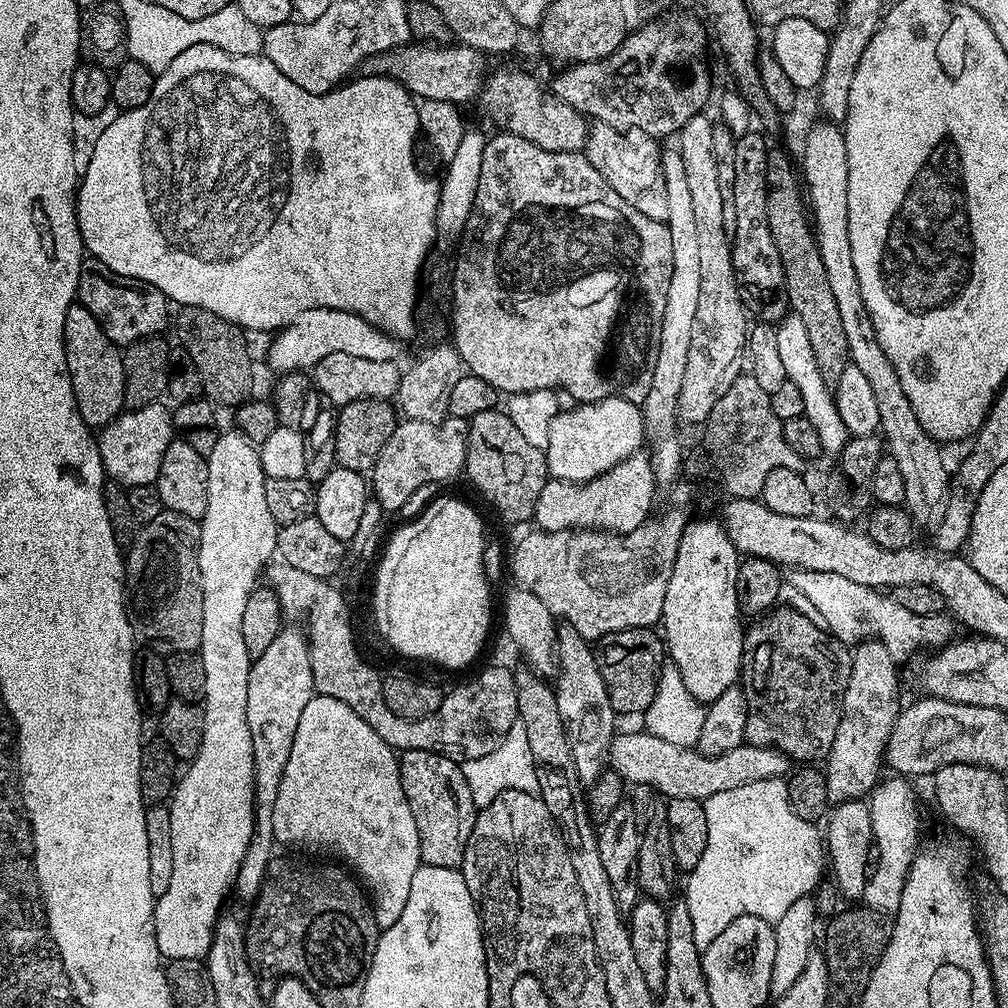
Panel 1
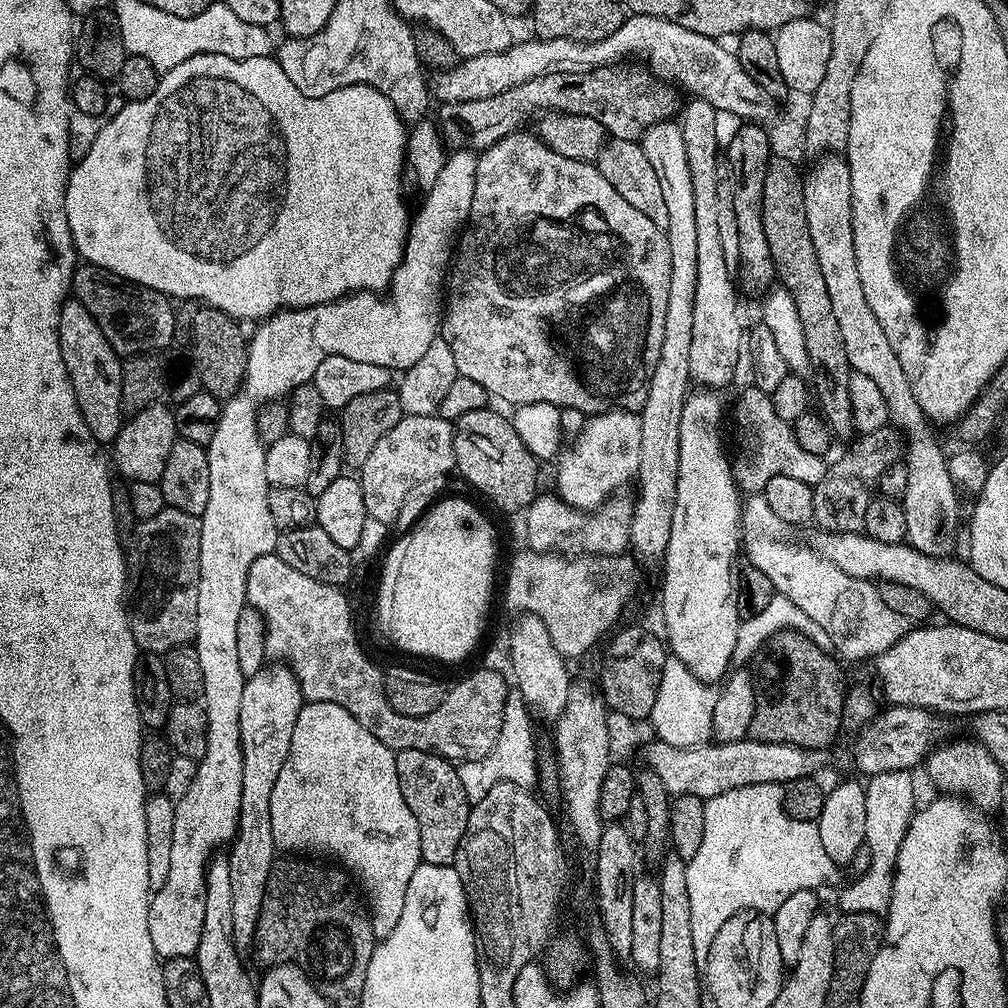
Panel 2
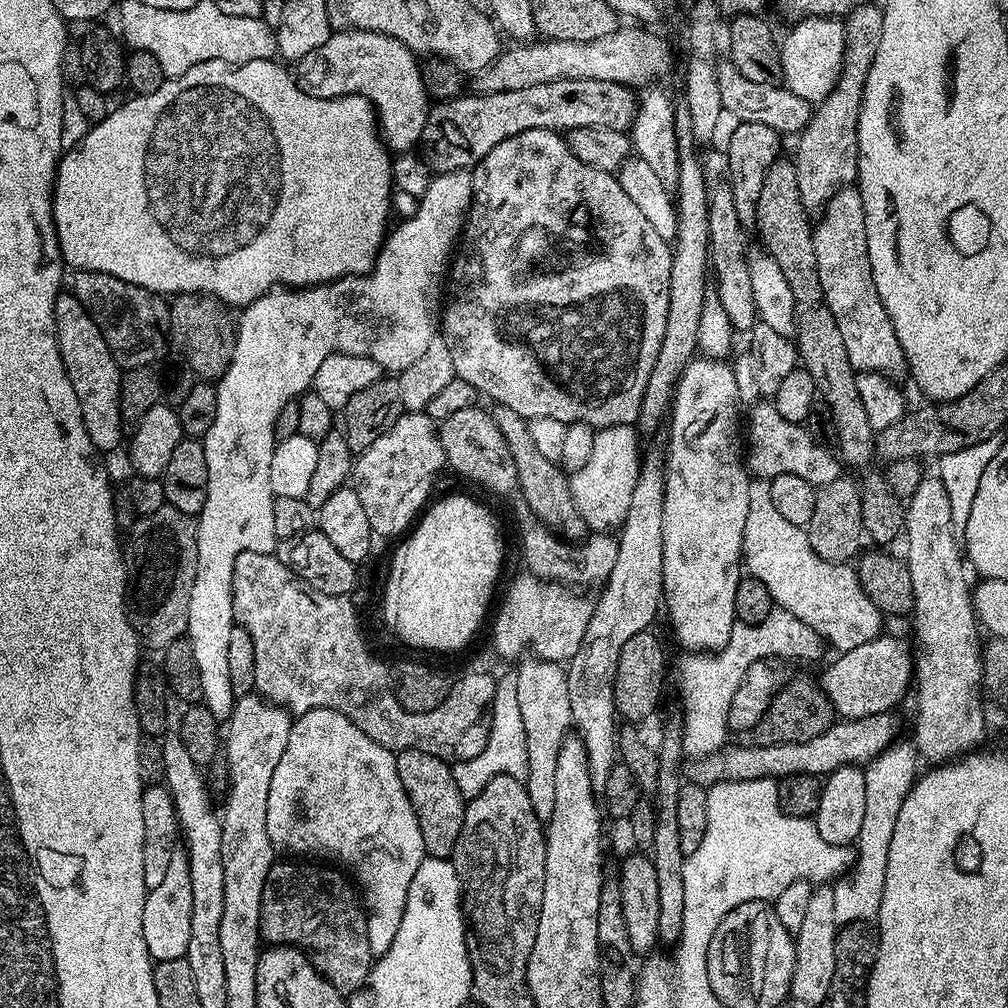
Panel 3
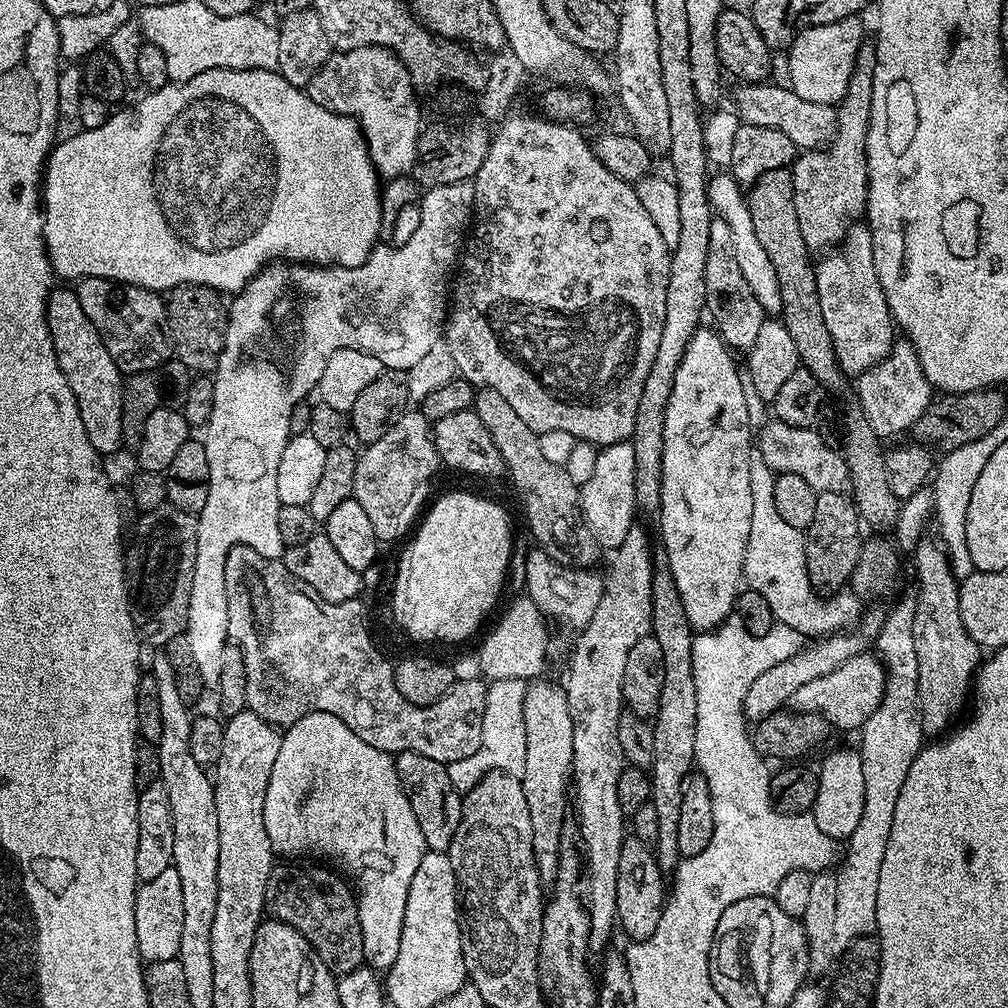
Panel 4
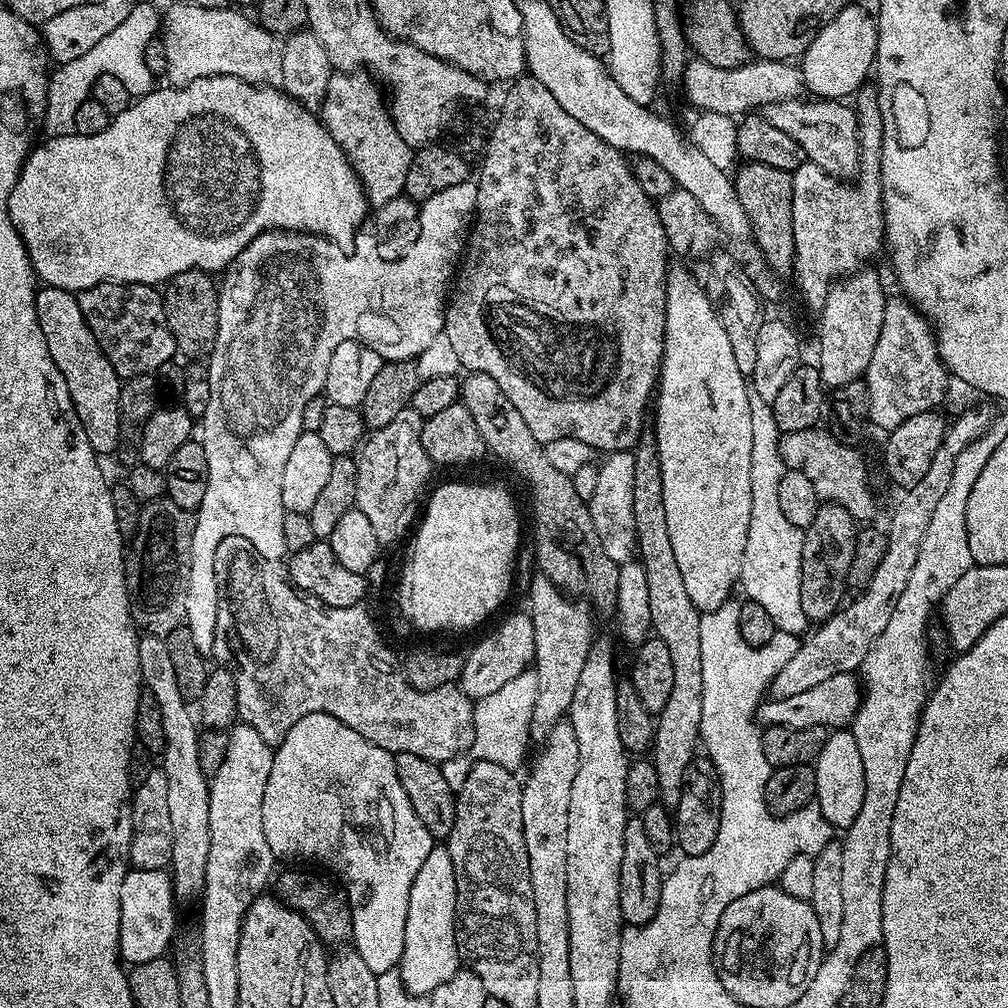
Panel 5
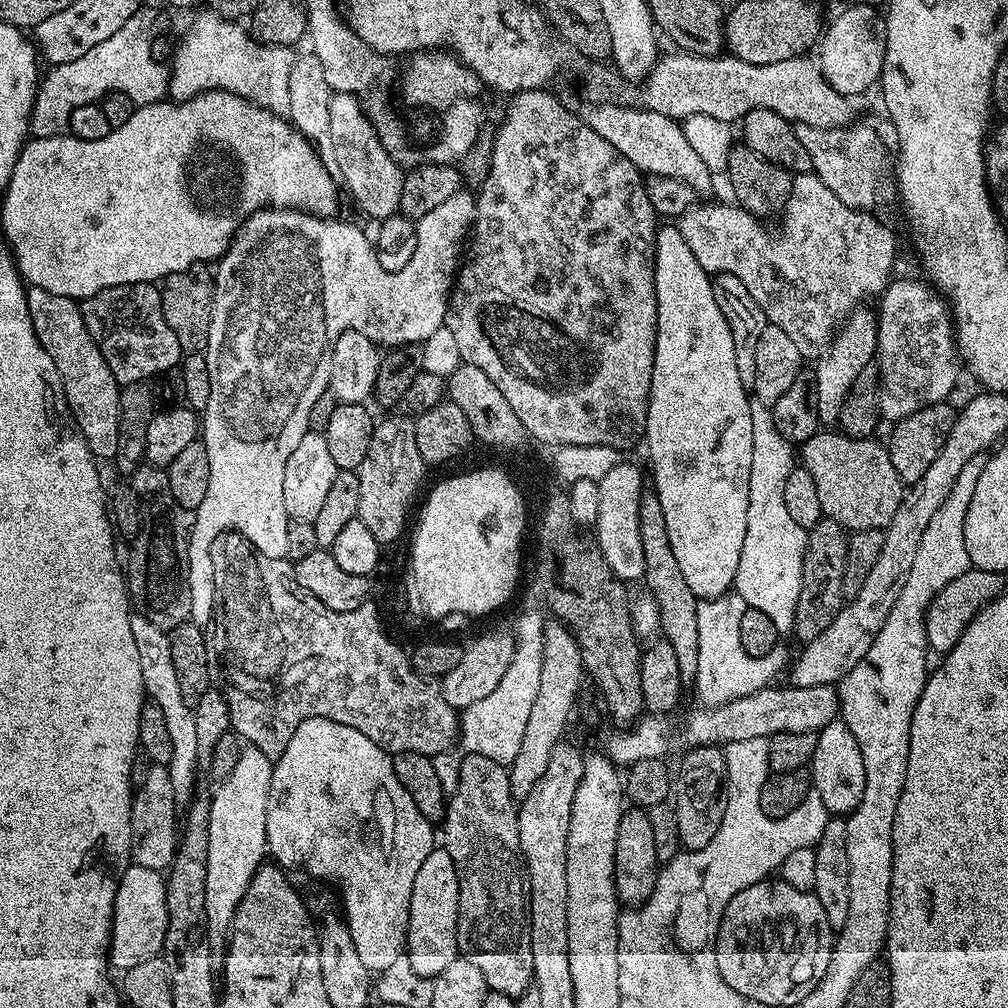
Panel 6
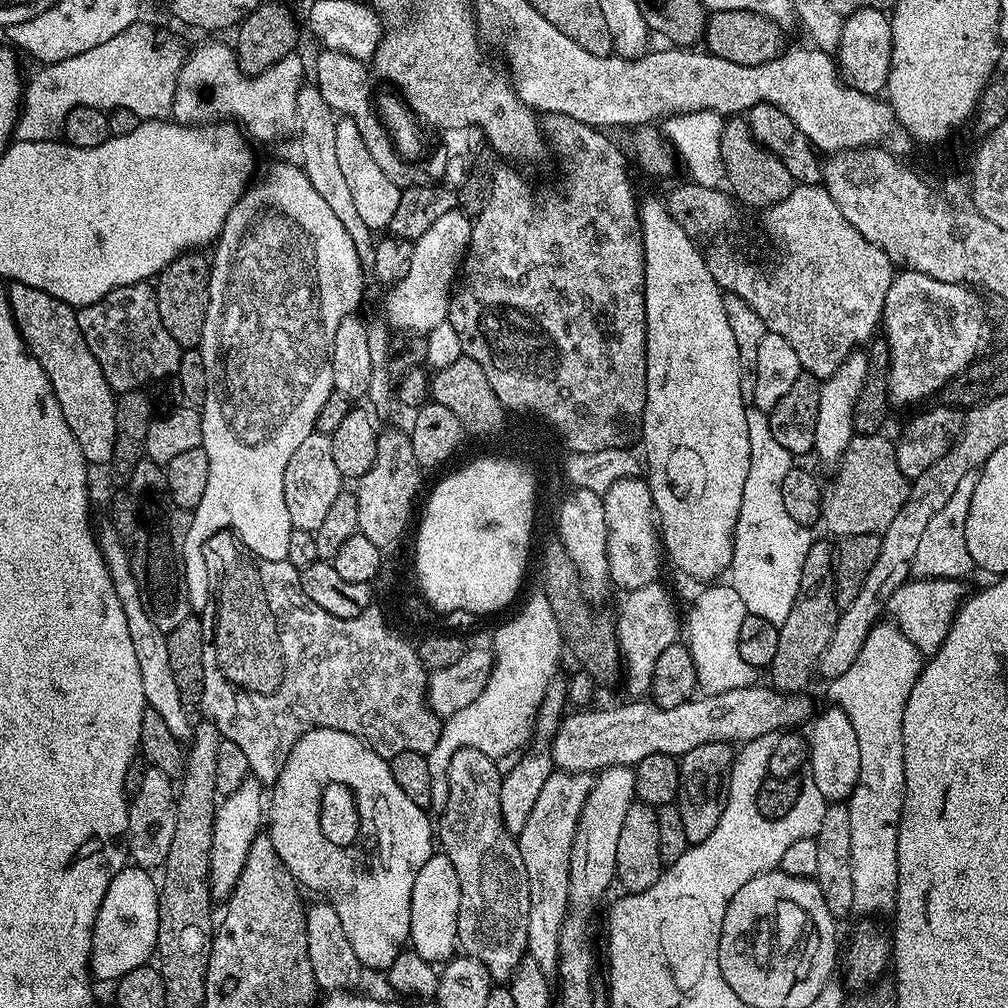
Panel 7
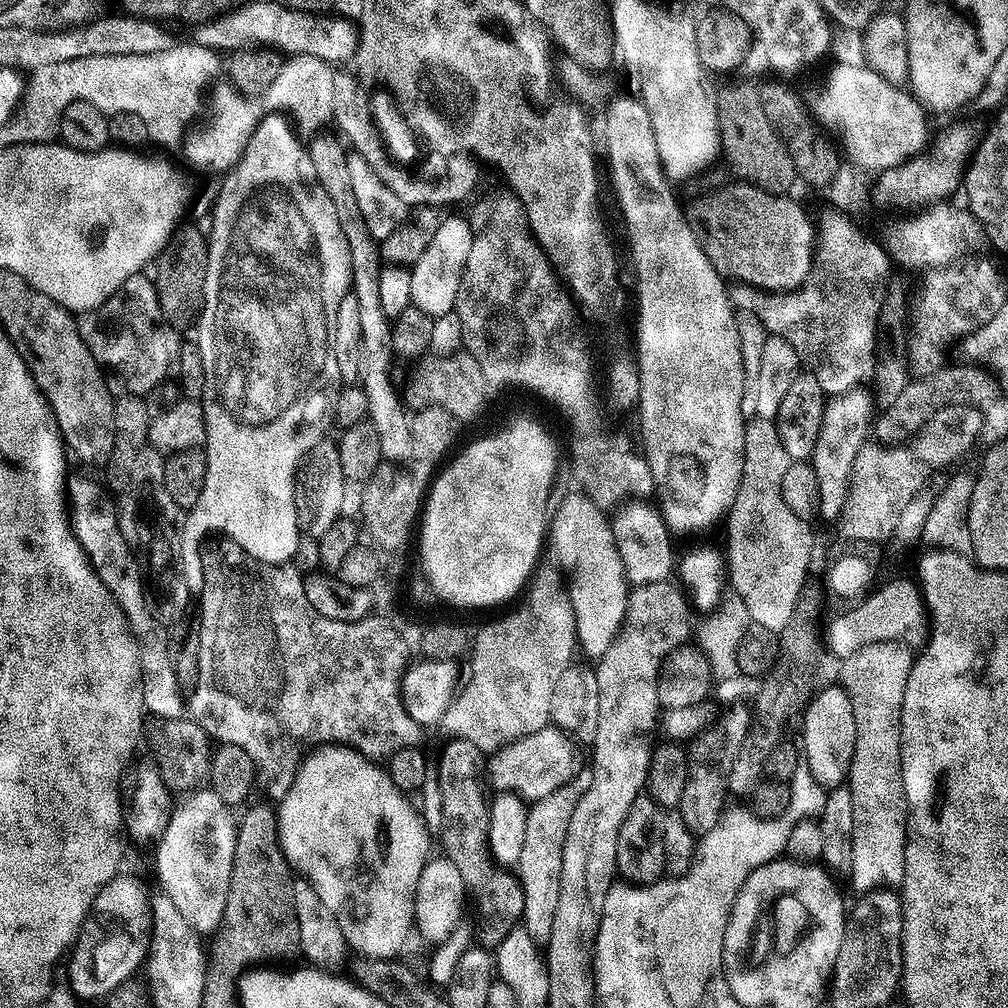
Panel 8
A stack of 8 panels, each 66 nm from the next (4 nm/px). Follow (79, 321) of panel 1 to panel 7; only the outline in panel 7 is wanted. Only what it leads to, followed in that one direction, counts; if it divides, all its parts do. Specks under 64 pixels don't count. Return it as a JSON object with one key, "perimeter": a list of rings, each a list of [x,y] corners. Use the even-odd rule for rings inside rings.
{"perimeter":[[[15,282],[7,285],[8,305],[16,323],[24,345],[28,347],[33,358],[37,360],[50,378],[54,394],[58,398],[58,406],[62,406],[62,414],[82,450],[85,461],[89,465],[107,465],[114,454],[114,438],[116,437],[116,396],[106,382],[106,374],[102,374],[102,366],[98,366],[98,358],[90,354],[90,346],[86,346],[86,338],[82,338],[82,330],[78,326],[77,309],[73,305],[62,302],[34,286],[26,286]]]}

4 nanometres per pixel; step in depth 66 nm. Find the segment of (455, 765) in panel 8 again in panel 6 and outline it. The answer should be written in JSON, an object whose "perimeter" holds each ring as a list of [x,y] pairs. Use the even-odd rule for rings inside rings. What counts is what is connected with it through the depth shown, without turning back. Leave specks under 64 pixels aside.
{"perimeter":[[[468,754],[460,761],[460,773],[456,788],[446,800],[444,809],[444,840],[442,847],[448,851],[450,858],[454,858],[454,870],[458,874],[458,952],[463,959],[474,962],[478,970],[482,970],[482,978],[486,978],[489,989],[498,994],[506,994],[510,997],[518,997],[523,992],[533,987],[532,971],[534,970],[534,954],[530,950],[530,926],[528,925],[528,870],[524,867],[524,858],[520,855],[520,839],[518,838],[518,811],[517,797],[512,795],[510,790],[510,778],[508,777],[508,768],[505,767],[499,759],[482,754]]]}

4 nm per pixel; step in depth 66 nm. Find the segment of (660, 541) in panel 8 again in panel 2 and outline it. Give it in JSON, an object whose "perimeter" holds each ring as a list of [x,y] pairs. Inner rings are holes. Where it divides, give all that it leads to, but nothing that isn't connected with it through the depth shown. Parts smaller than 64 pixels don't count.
{"perimeter":[[[613,410],[589,415],[584,422],[584,429],[571,441],[572,448],[565,447],[555,461],[556,488],[560,499],[572,508],[585,514],[595,512],[604,503],[617,495],[628,483],[636,480],[638,457],[642,455],[642,426],[637,413]]]}

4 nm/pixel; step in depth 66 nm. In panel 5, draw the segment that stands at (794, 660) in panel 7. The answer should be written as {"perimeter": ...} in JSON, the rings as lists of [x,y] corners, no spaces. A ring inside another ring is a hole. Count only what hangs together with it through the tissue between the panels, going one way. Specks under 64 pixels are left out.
{"perimeter":[[[821,503],[814,522],[803,529],[804,541],[800,551],[800,597],[802,610],[809,621],[823,622],[840,611],[845,603],[850,562],[854,562],[854,546],[858,522],[842,506]]]}

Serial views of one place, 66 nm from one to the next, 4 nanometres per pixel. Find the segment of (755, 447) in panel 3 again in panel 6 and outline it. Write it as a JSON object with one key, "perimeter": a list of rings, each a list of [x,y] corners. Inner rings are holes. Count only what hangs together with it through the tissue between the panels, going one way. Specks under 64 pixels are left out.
{"perimeter":[[[821,430],[798,448],[799,463],[810,474],[810,478],[814,478],[814,486],[818,490],[818,502],[822,502],[824,516],[840,524],[849,533],[871,528],[881,530],[887,528],[894,514],[898,514],[898,506],[904,501],[906,485],[898,478],[898,470],[894,470],[894,462],[890,462],[887,447],[878,441],[876,438],[855,440],[836,430]]]}

